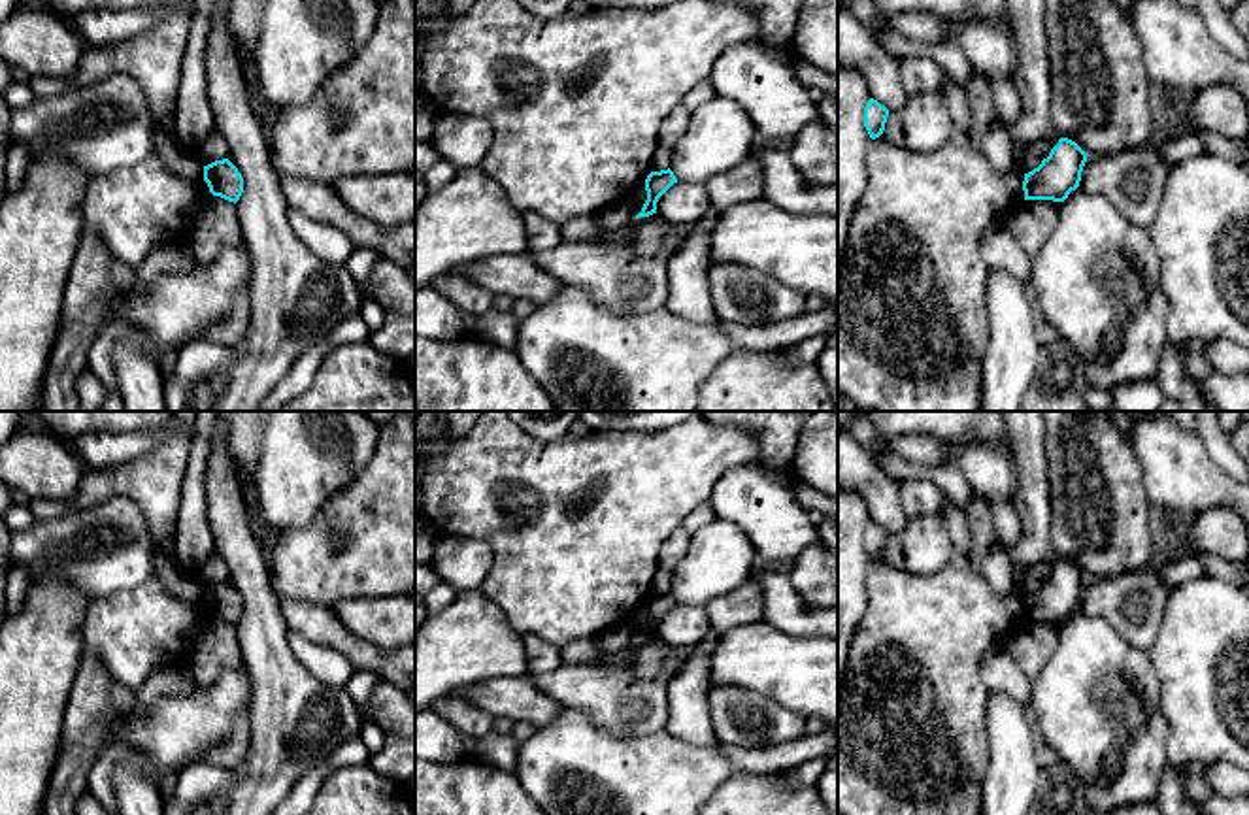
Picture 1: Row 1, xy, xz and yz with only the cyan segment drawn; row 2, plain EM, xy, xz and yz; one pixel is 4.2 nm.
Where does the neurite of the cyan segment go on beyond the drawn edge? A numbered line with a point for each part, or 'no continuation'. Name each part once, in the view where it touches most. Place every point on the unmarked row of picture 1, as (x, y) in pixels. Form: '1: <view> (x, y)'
no continuation

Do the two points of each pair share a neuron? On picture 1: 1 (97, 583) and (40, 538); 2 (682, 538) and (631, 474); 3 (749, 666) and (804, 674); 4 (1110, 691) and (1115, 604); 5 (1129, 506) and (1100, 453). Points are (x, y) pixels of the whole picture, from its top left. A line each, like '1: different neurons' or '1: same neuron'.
1: same neuron
2: different neurons
3: same neuron
4: different neurons
5: same neuron

